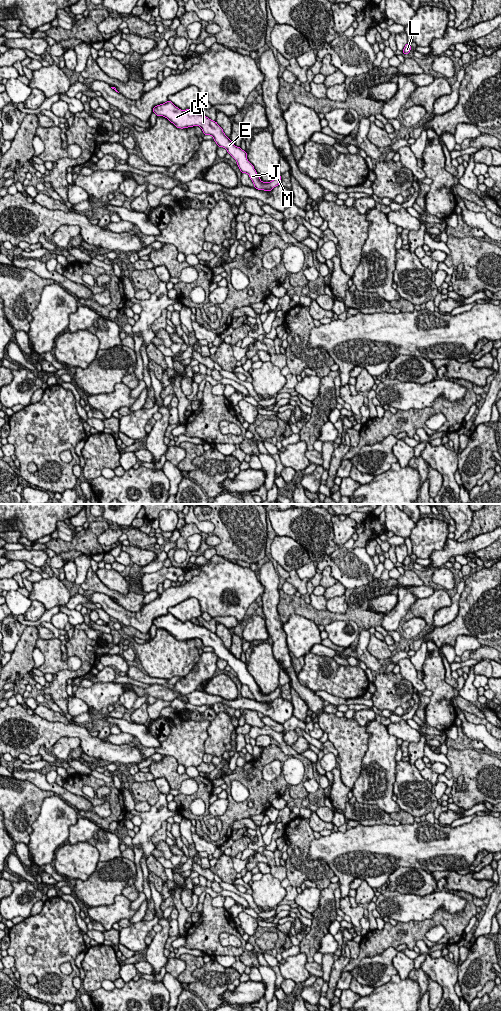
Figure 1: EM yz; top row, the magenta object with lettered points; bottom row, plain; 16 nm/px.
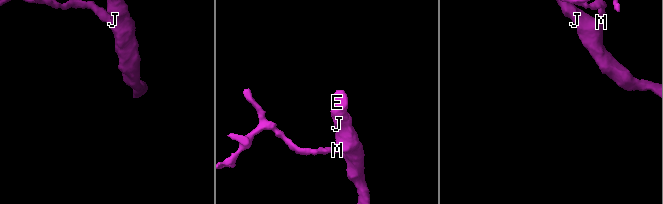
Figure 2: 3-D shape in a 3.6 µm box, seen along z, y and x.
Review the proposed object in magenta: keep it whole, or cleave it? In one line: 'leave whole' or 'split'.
leave whole

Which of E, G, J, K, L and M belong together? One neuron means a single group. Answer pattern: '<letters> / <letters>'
E G J K L M

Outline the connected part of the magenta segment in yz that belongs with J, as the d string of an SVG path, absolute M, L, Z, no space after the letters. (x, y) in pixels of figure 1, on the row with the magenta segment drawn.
M171 101L157 105L153 108L157 116L163 116L173 123L177 128L188 128L199 126L205 135L210 135L219 147L223 147L236 160L242 173L247 173L252 180L254 187L258 190L271 191L281 182L280 174L270 182L262 182L254 166L248 161L246 151L235 146L228 138L223 129L205 115L195 113L191 109L185 111L176 107Z

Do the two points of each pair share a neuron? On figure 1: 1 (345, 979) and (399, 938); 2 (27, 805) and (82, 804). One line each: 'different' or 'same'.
1: different
2: different

